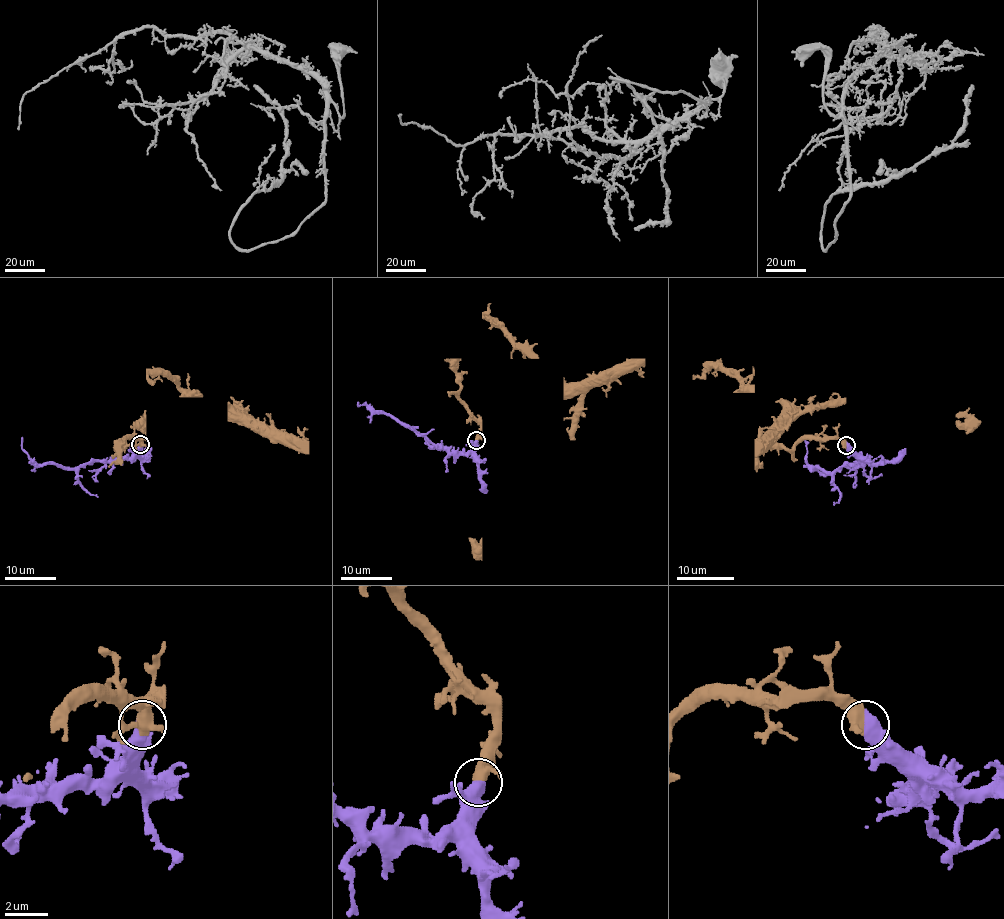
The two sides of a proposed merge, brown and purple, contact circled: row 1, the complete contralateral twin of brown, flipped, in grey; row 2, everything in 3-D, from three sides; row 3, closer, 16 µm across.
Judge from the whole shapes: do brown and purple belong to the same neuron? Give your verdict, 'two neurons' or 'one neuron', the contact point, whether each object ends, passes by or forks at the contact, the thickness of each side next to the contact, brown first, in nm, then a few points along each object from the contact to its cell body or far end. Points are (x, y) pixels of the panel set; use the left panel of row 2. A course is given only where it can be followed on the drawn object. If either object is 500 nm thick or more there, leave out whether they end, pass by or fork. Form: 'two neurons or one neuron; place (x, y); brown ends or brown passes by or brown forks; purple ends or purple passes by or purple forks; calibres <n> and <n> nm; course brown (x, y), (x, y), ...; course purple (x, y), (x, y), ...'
one neuron; place (140, 444); calibres 460 and 700 nm; course brown (140, 444), (144, 438), (122, 442), (125, 447), (125, 438), (179, 396), (228, 405), (299, 438), (307, 429); course purple (140, 444), (130, 458), (92, 460), (76, 467), (67, 467), (35, 463), (21, 447), (21, 437)

